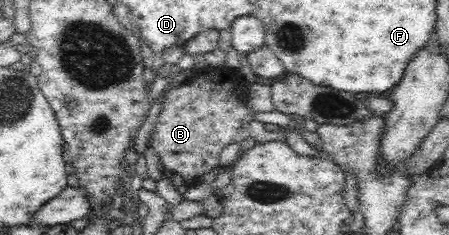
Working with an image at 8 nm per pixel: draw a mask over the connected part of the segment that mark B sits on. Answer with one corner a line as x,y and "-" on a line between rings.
208,66
195,72
180,86
169,90
164,97
164,104
156,121
148,146
159,154
160,162
165,167
166,178
179,175
186,187
203,182
204,176
218,168
219,155
225,147
249,137
249,123
254,120
255,112
246,103
246,87
243,76
238,70
224,66

